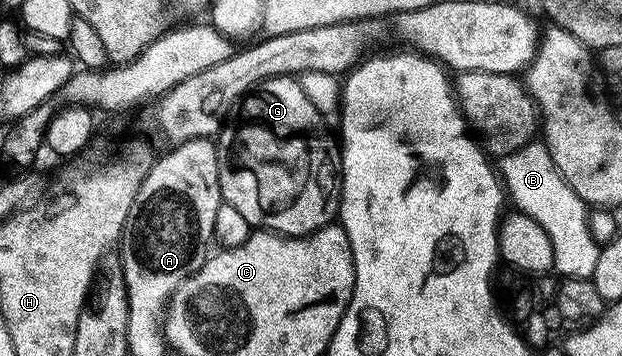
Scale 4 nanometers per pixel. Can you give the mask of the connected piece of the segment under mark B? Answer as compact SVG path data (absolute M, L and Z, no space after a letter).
M534 141L519 152L503 158L500 173L509 198L515 203L514 207L547 231L554 249L555 272L560 273L561 278L591 280L601 246L590 231L589 208L564 182L545 144Z

